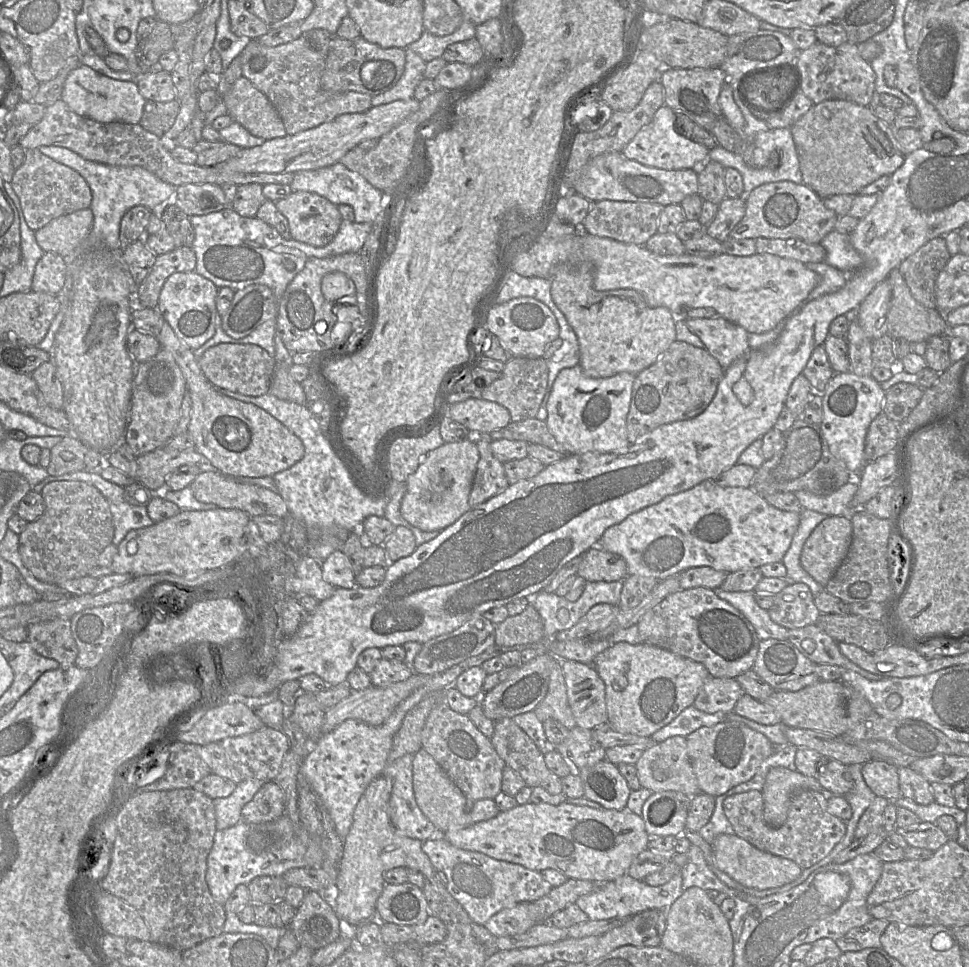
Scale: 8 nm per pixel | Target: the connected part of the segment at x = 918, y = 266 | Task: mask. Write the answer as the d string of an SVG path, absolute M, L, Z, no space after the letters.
M944 236L921 246L899 266L914 299L926 308L937 309L935 282L950 255Z

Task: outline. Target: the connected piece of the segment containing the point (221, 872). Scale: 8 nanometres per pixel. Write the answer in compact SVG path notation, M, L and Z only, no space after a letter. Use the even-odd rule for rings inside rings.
M287 815L276 820L253 824L241 820L224 830L217 830L214 843L207 859L206 882L213 899L224 906L230 895L239 885L248 885L261 876L282 876L294 868L321 868L323 851L318 837L309 834L302 826L295 825Z

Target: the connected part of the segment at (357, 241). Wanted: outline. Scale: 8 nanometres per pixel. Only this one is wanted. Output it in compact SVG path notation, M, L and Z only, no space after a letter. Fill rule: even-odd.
M342 219L334 239L323 247L315 247L311 257L328 258L345 253L359 253L372 230L372 223L356 223Z

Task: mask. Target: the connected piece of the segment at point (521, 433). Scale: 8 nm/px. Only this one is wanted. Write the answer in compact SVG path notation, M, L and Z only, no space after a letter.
M536 417L511 421L507 426L491 432L490 438L492 440L522 440L527 443L540 444L565 455L563 446L549 431L546 421L541 421Z

